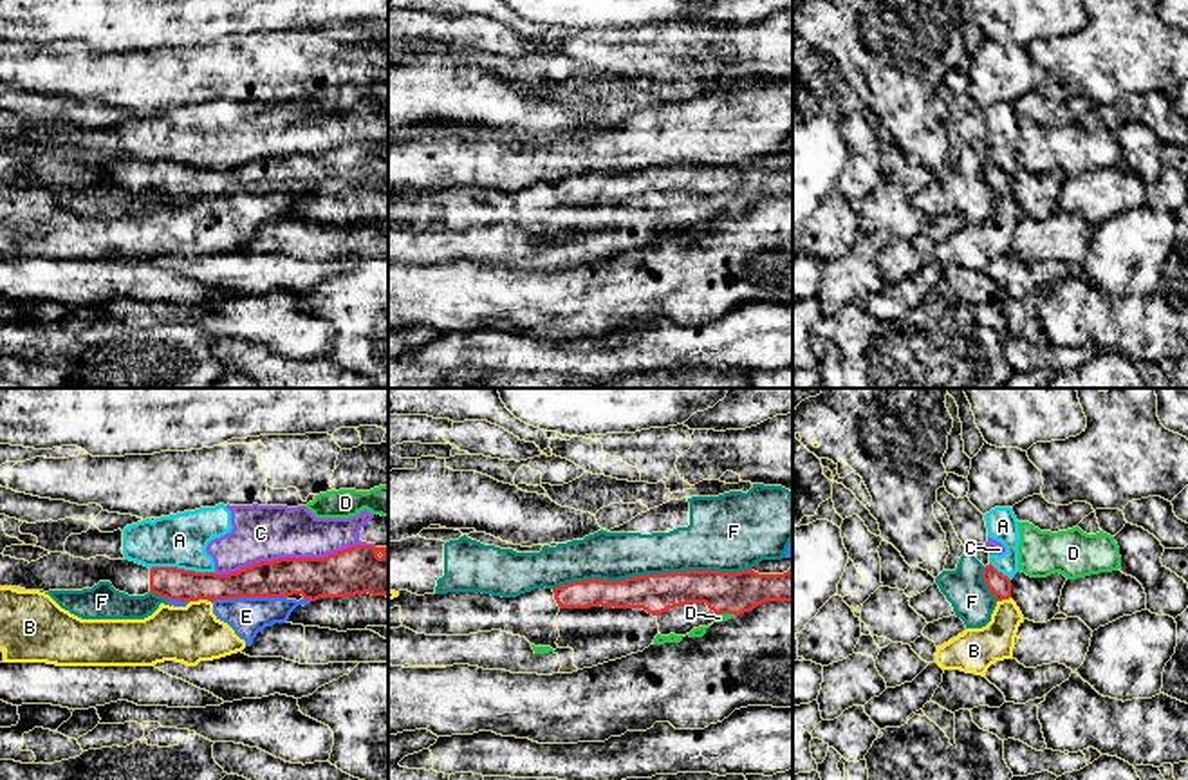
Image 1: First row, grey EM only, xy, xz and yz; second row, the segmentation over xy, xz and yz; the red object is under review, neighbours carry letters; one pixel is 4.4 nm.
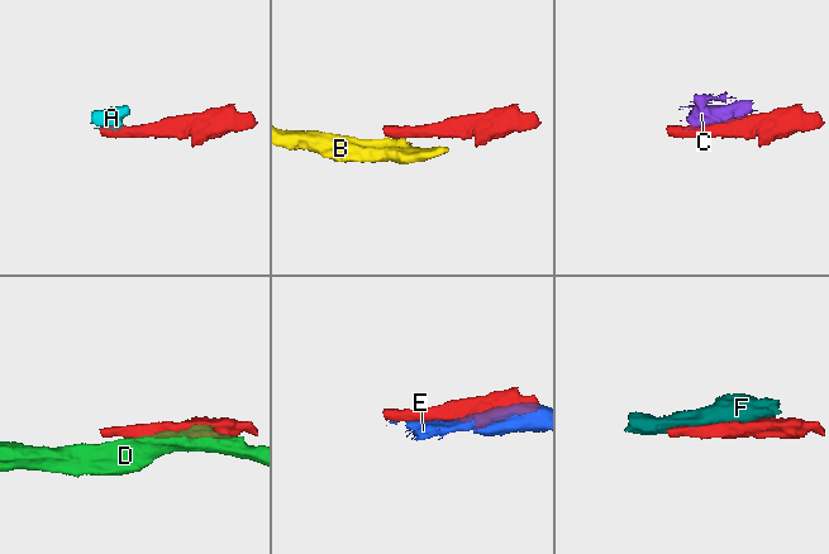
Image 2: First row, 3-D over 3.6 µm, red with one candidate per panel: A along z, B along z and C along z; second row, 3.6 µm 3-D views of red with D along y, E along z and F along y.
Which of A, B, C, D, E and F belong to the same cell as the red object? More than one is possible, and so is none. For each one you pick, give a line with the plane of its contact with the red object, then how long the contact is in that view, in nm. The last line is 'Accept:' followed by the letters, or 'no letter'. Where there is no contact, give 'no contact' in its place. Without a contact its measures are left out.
Accept: no letter

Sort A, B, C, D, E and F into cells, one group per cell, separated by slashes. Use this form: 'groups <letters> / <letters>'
groups A C / B E / D / F

